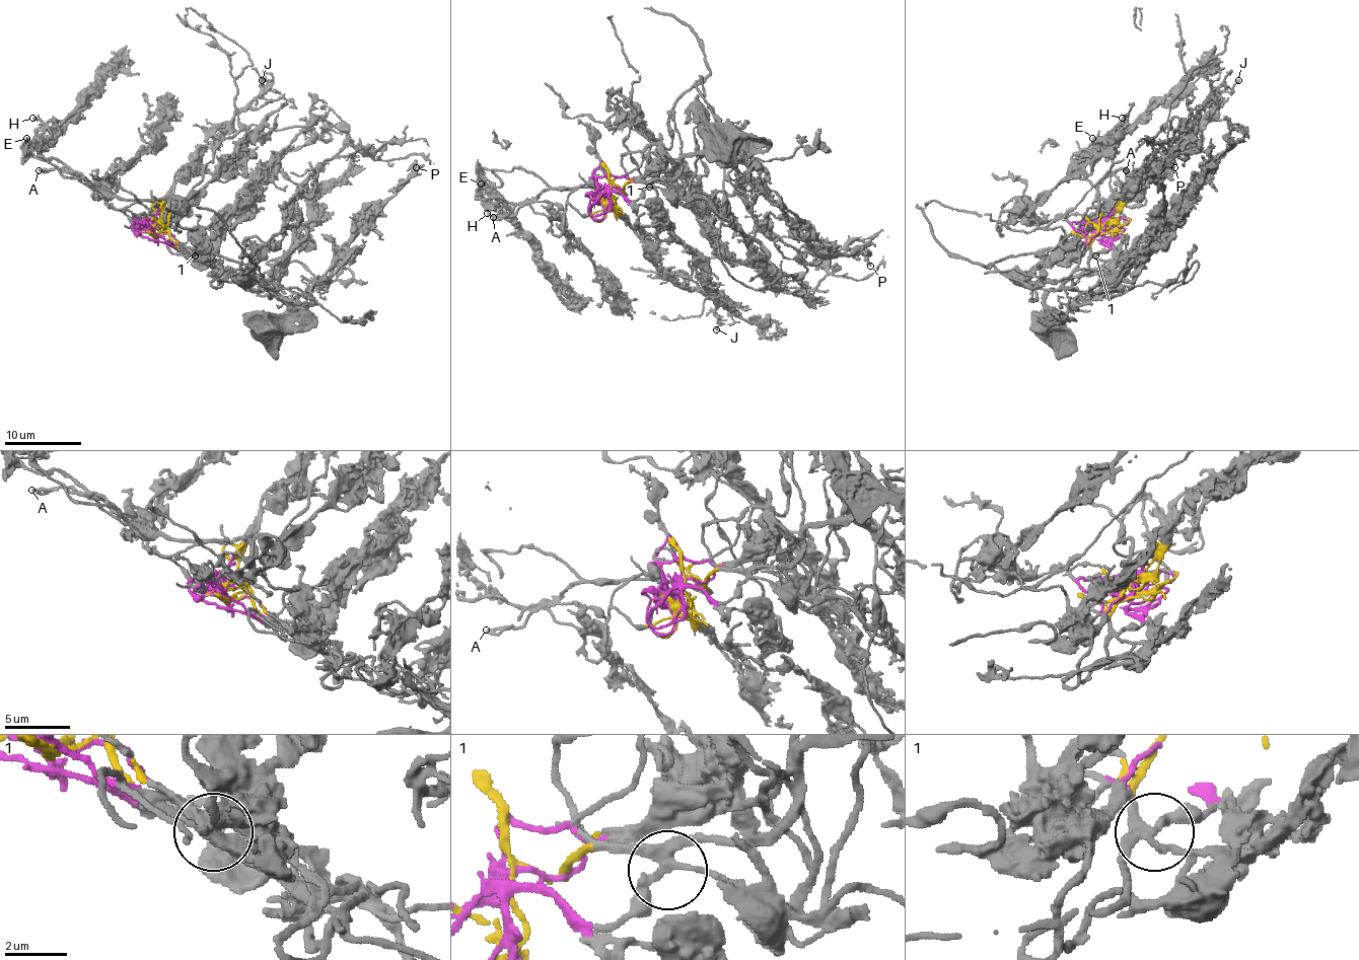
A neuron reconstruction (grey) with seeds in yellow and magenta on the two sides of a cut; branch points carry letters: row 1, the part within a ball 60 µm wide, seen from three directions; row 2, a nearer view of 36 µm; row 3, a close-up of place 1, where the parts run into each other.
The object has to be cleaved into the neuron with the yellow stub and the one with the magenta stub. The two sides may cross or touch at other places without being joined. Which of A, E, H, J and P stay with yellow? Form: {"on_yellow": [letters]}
{"on_yellow": ["A", "E", "H", "J"]}

